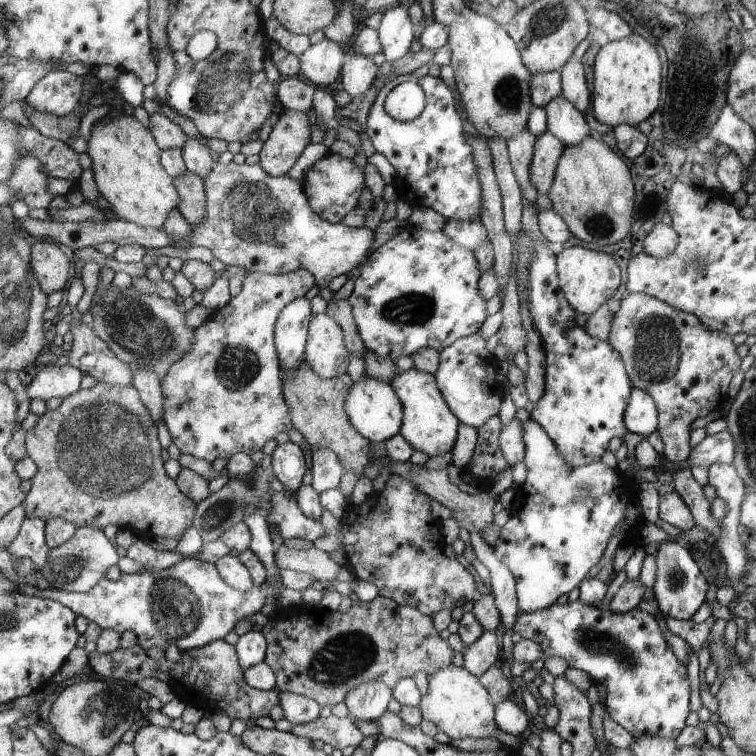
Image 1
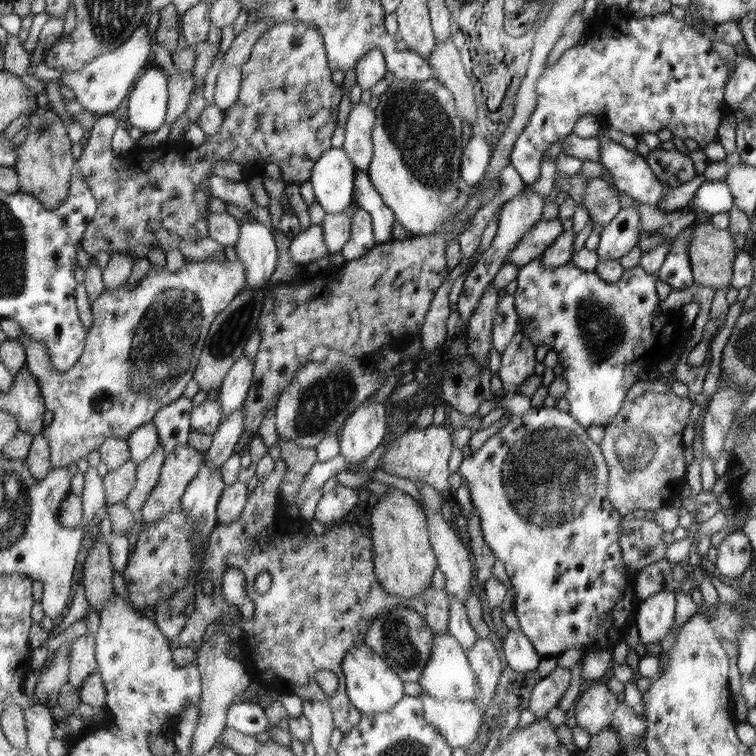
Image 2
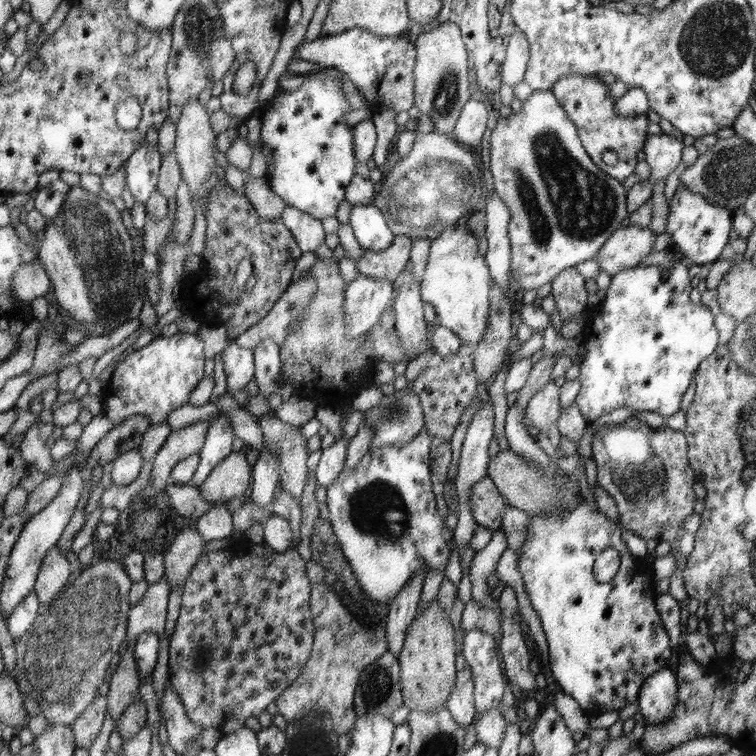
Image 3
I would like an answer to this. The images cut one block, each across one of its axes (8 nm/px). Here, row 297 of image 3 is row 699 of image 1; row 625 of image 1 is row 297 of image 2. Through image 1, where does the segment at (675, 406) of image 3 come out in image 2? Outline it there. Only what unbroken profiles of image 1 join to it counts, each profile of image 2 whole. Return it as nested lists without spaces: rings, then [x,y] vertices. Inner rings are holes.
[[[536,258],[519,268],[517,277],[518,290],[514,292],[516,311],[519,313],[520,332],[537,348],[545,343],[549,350],[557,353],[559,363],[563,367],[568,391],[565,398],[570,405],[569,414],[585,427],[603,426],[620,414],[620,406],[638,380],[638,373],[646,364],[642,362],[644,350],[658,338],[670,340],[672,332],[678,330],[678,324],[672,324],[666,314],[658,310],[658,294],[656,294],[656,276],[637,265],[625,270],[617,284],[611,284],[599,278],[596,272],[582,271],[568,264],[554,270],[543,266],[543,259]]]

